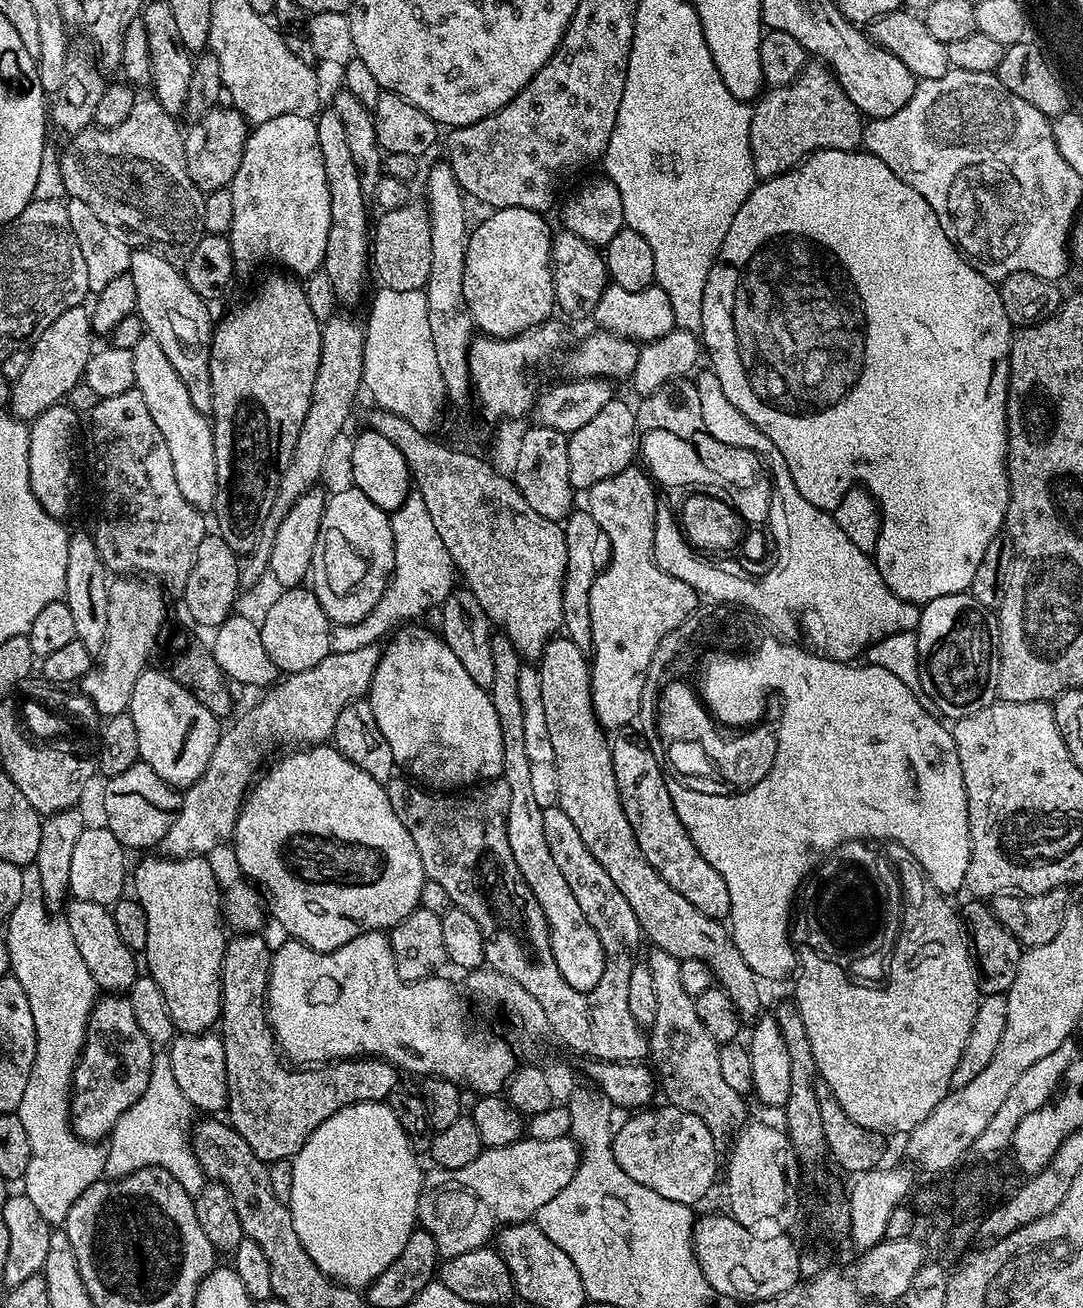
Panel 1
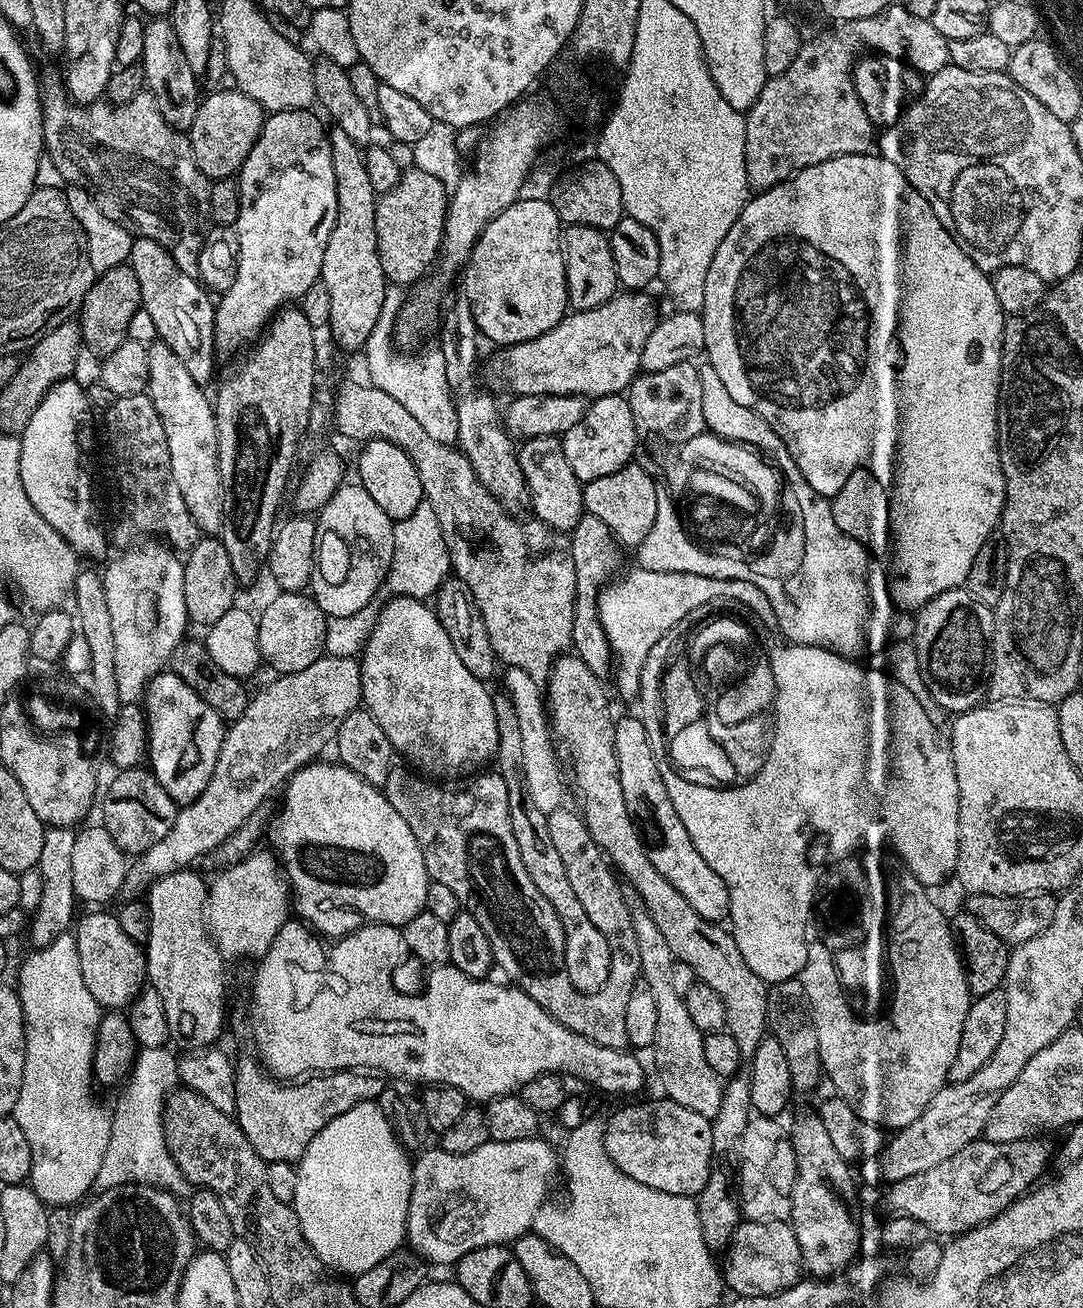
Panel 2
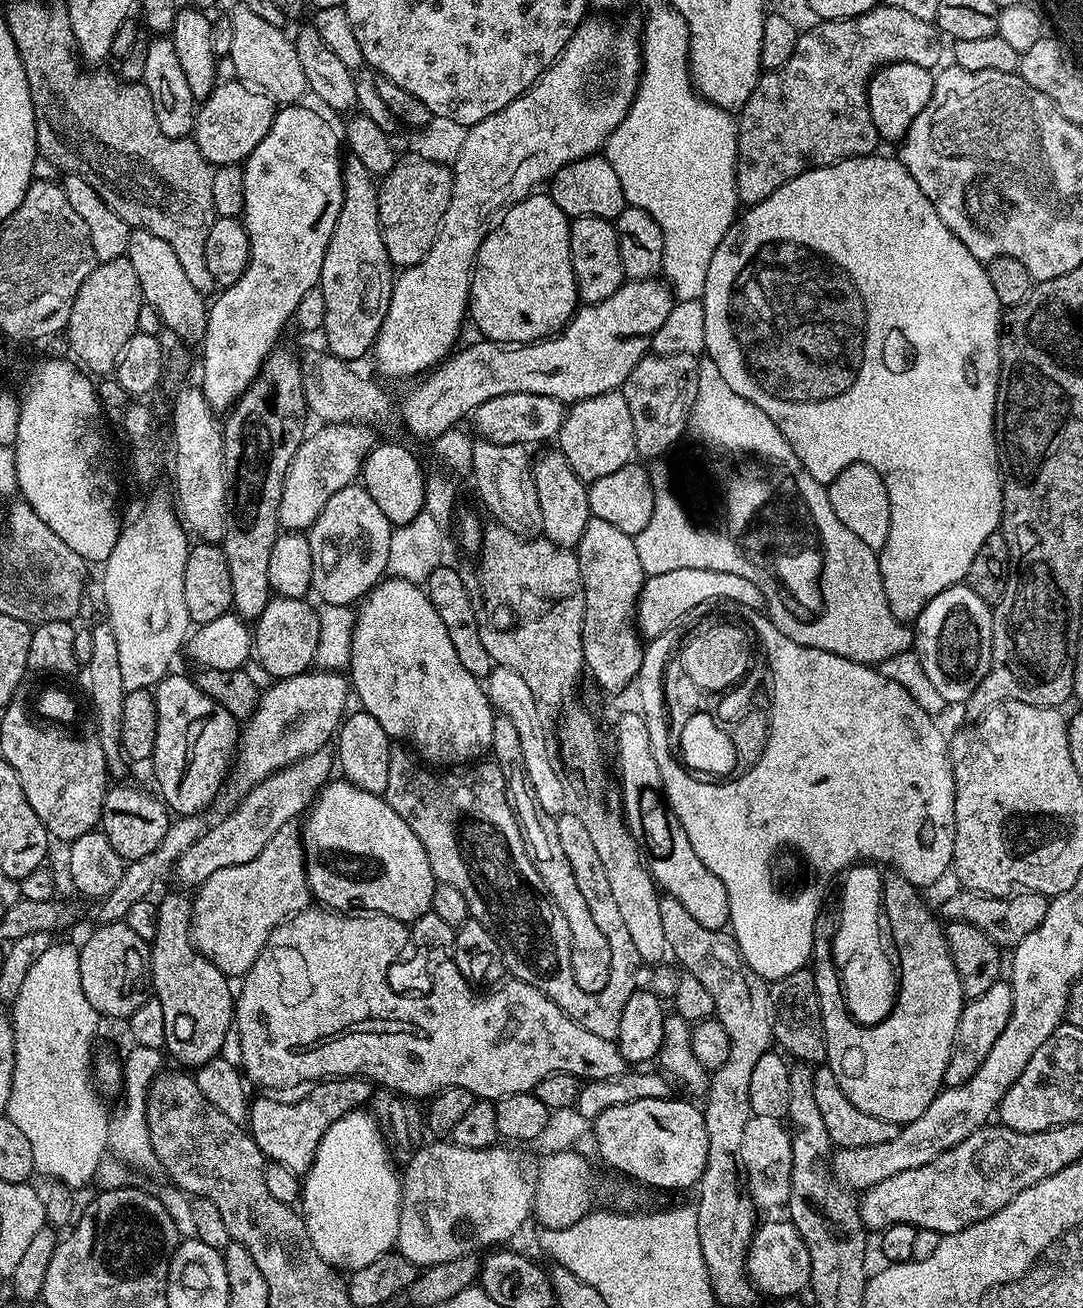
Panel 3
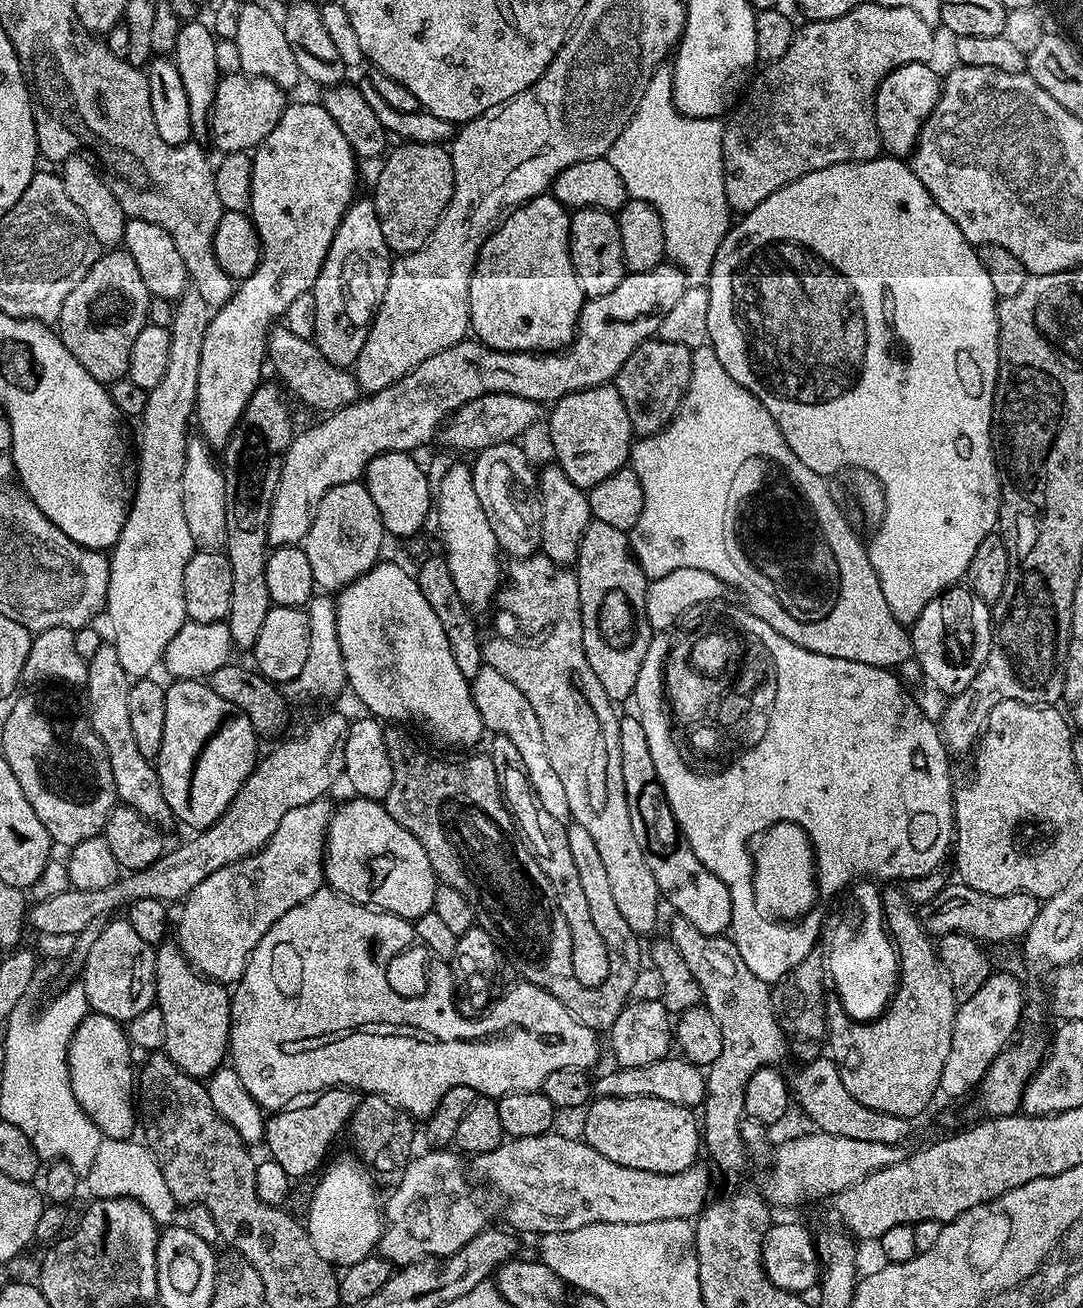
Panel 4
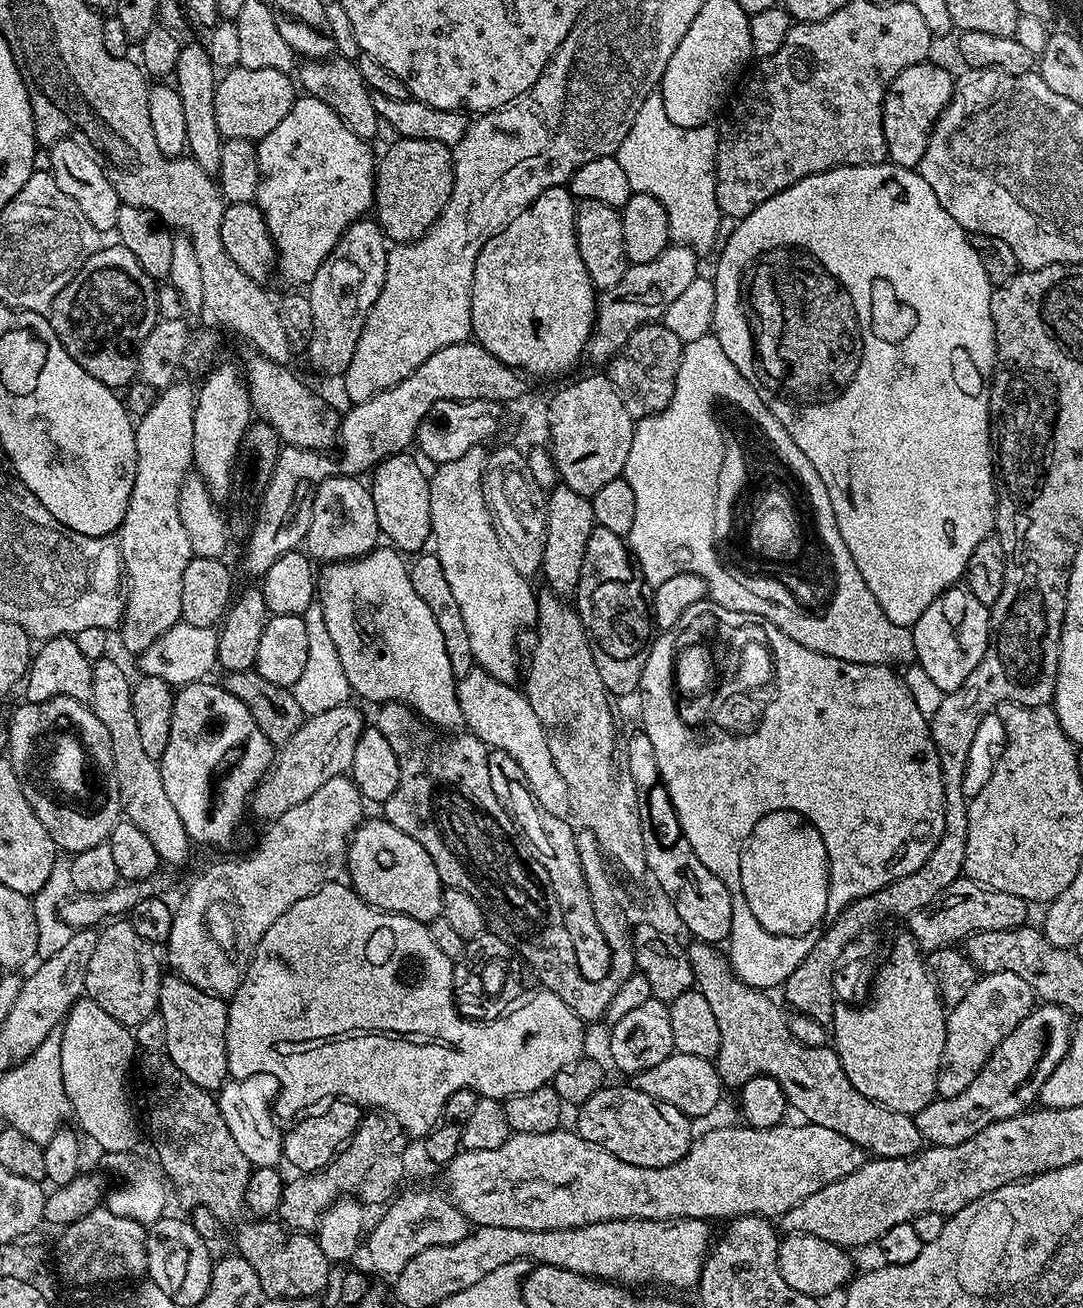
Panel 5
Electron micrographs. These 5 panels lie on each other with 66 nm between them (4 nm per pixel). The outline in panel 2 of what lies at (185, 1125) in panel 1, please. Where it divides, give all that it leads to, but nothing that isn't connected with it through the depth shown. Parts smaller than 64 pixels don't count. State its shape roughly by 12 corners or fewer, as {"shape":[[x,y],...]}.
{"shape":[[171,1047],[140,1048],[111,1109],[96,1192],[194,1186],[164,1137],[181,1083]]}

